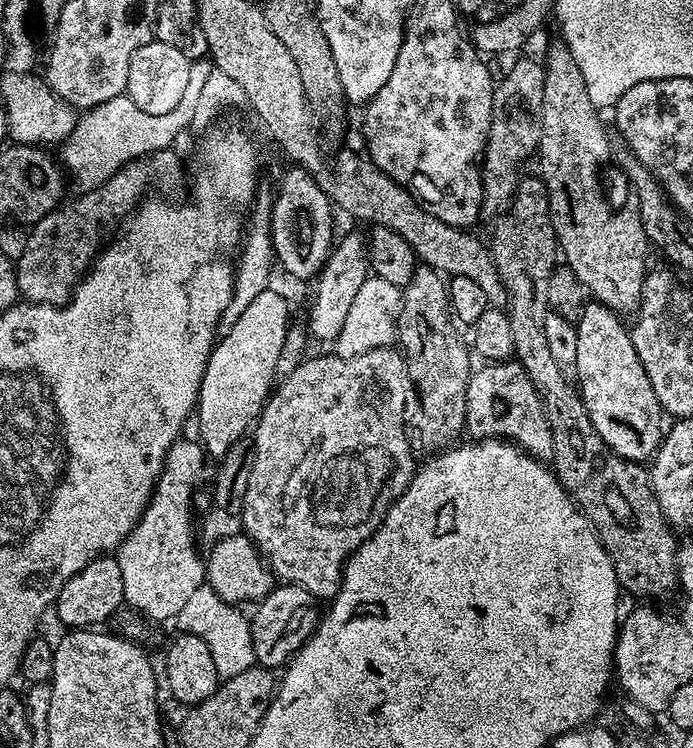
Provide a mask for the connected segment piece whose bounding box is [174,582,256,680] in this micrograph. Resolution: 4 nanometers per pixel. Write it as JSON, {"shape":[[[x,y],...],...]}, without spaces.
{"shape":[[[205,582],[193,591],[174,619],[174,624],[180,627],[177,629],[181,633],[189,632],[206,642],[206,647],[214,658],[214,667],[224,680],[234,678],[234,674],[242,674],[242,670],[250,670],[256,664],[254,638],[250,638],[250,620],[240,610],[237,605],[222,599]]]}

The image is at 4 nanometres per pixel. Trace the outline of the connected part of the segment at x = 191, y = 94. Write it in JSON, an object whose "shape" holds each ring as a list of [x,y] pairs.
{"shape":[[[211,59],[192,61],[190,83],[182,93],[182,102],[178,102],[178,106],[174,106],[174,110],[169,110],[166,114],[146,114],[146,110],[138,110],[138,106],[134,106],[127,94],[110,98],[110,102],[102,102],[98,106],[81,111],[74,130],[62,141],[61,148],[64,149],[61,150],[59,159],[67,175],[71,179],[73,176],[81,184],[81,189],[99,188],[117,170],[132,160],[172,146],[176,135],[187,124],[193,123],[194,110],[198,110],[198,97],[202,94],[202,86],[206,86],[206,78],[210,78],[212,71],[214,65]]]}

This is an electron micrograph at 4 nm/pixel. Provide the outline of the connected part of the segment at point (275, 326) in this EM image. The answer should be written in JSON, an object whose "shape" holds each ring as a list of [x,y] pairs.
{"shape":[[[269,286],[250,302],[238,322],[215,341],[202,374],[200,396],[194,409],[194,417],[201,424],[199,442],[209,457],[224,456],[234,442],[245,439],[247,432],[244,431],[247,428],[249,431],[259,420],[261,410],[274,391],[278,358],[289,325],[287,298]]]}

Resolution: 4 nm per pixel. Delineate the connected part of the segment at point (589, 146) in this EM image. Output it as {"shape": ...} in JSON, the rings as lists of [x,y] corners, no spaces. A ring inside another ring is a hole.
{"shape":[[[556,42],[548,48],[548,57],[543,57],[544,85],[542,86],[542,118],[540,119],[540,169],[538,175],[548,191],[548,212],[552,215],[552,225],[556,231],[559,251],[563,263],[584,283],[587,295],[605,304],[611,312],[617,314],[635,313],[640,306],[644,277],[650,271],[648,252],[650,245],[646,230],[642,230],[639,211],[629,206],[621,212],[615,212],[608,205],[604,192],[600,189],[600,171],[604,163],[609,163],[613,155],[613,145],[608,145],[608,132],[600,121],[601,113],[586,90],[582,70],[574,62],[574,54],[564,43]]]}

